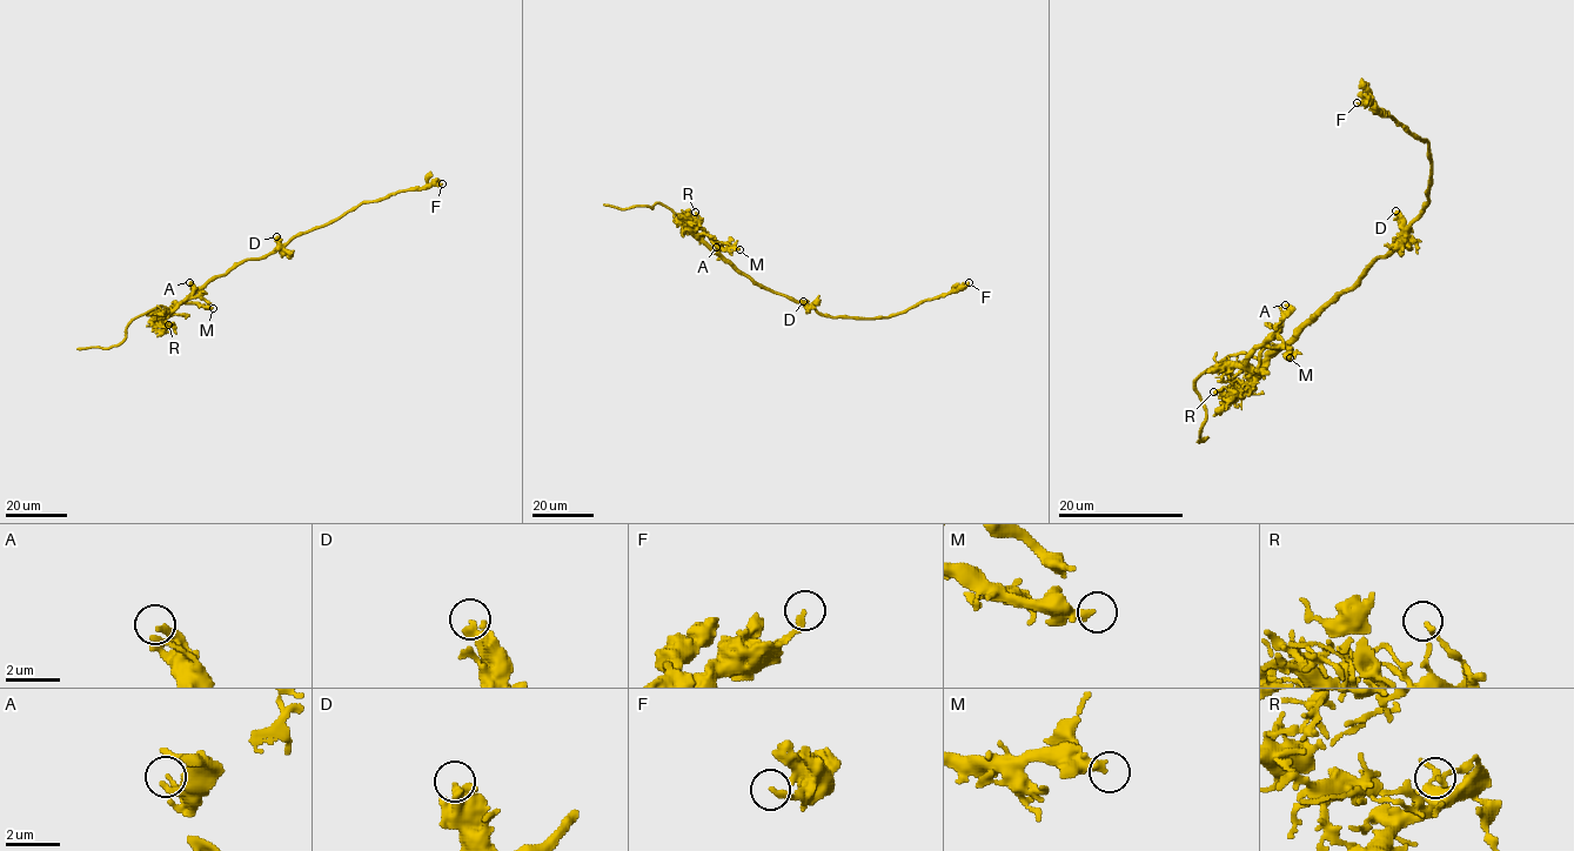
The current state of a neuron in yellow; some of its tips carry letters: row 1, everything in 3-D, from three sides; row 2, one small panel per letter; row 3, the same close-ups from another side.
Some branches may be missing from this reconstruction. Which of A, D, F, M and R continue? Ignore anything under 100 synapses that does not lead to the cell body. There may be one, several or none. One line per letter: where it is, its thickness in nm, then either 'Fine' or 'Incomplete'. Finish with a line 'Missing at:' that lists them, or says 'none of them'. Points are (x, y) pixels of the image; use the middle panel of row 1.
A: Place: (716, 247). Thickness 220 nm. Fine
D: Place: (803, 301). Thickness 360 nm. Fine
F: Place: (969, 282). Thickness 200 nm. Fine
M: Place: (739, 249). Thickness 320 nm. Fine
R: Place: (695, 212). Thickness 180 nm. Fine
Missing at: none of them

